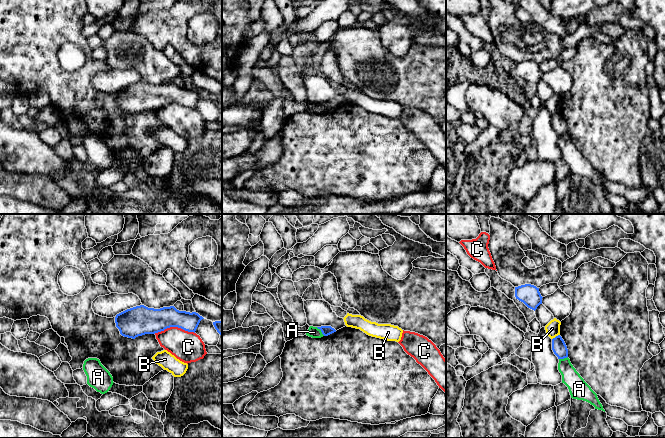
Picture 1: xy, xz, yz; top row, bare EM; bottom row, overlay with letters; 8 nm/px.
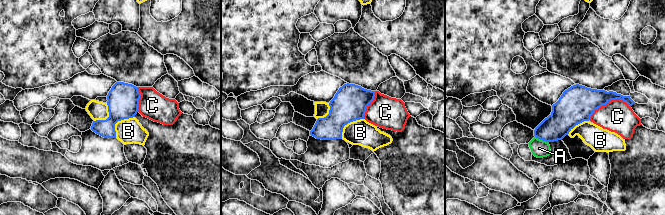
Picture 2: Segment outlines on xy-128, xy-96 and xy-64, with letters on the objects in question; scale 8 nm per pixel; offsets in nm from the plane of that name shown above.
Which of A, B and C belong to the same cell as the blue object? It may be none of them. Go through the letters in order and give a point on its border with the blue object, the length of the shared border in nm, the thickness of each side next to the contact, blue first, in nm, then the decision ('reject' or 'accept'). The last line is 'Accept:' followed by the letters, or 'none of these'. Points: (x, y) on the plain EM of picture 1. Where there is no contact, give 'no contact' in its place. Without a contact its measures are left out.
A: xz (321, 107) | 100 nm | 80/90 nm | reject
B: yz (556, 112) | 80 nm | 120/110 nm | reject
C: xy (174, 102) | 320 nm | 220/240 nm | reject
Accept: none of these

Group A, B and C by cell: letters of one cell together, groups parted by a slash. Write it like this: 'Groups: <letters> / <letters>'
Groups: A / B / C

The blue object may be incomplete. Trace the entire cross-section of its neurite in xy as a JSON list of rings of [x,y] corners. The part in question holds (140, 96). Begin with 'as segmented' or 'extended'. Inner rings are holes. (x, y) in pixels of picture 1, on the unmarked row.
as segmented | [[[140,81],[117,90],[115,99],[122,112],[135,115],[170,103],[195,109],[202,95],[196,88],[179,87],[174,82],[154,85]]]

